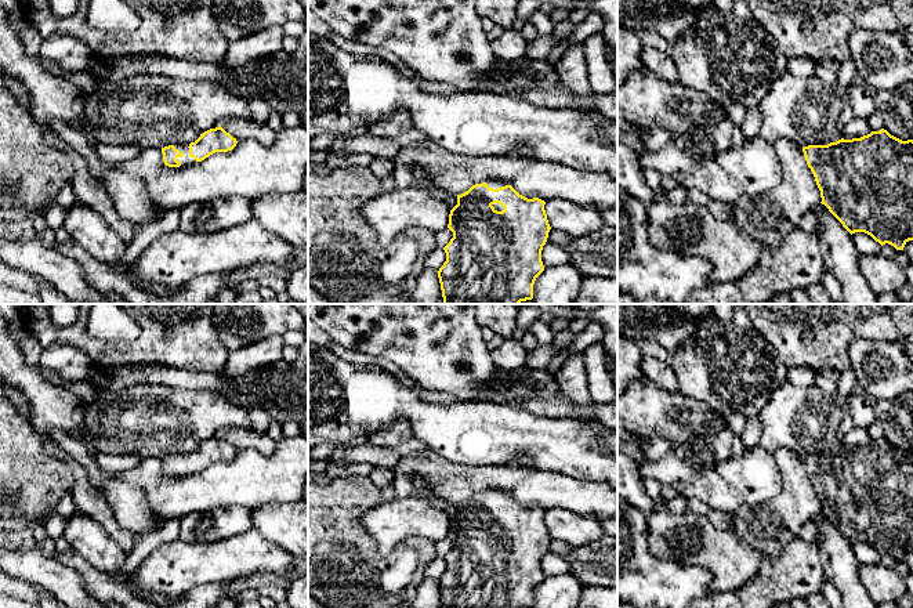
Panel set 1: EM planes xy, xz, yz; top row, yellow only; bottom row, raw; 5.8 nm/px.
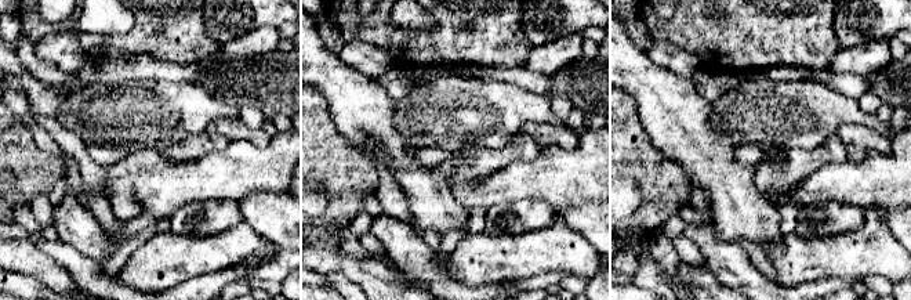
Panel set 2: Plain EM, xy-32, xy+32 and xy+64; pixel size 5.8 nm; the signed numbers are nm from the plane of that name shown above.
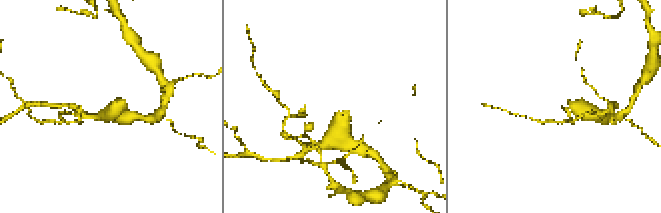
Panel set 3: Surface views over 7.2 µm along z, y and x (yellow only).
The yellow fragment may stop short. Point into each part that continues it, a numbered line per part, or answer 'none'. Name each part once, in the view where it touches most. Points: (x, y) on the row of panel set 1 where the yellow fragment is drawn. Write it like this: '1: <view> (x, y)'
1: xy (185, 160)

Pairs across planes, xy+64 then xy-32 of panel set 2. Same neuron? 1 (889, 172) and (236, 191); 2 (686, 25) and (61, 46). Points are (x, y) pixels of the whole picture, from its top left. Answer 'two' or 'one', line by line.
1: one
2: two

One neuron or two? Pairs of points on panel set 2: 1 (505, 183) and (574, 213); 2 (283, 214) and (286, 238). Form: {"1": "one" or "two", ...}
{"1": "two", "2": "one"}

